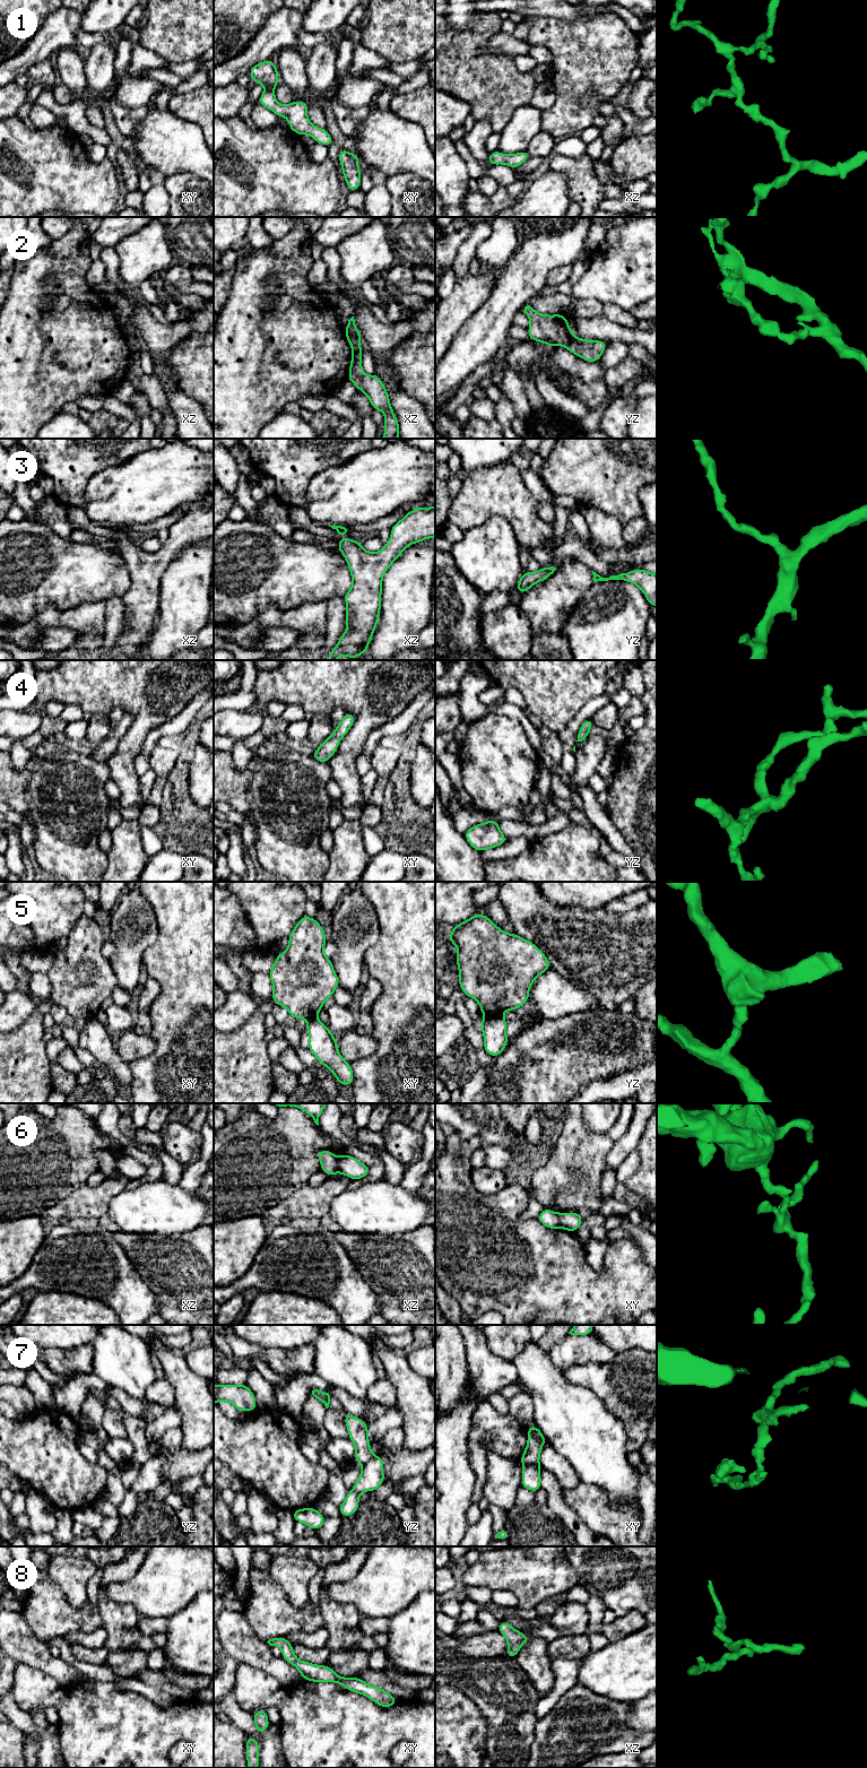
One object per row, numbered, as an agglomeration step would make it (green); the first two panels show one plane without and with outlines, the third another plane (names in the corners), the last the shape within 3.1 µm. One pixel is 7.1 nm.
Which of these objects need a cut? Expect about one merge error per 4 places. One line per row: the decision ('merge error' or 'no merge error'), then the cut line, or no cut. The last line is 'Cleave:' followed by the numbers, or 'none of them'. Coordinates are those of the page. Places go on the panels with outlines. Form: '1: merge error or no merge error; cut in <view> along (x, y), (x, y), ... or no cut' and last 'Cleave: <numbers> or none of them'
1: no merge error; no cut
2: merge error; cut in yz along (573, 336), (566, 346)
3: no merge error; no cut
4: no merge error; no cut
5: merge error; cut in yz along (501, 1015), (488, 1017)
6: merge error; cut in xz along (339, 1158), (337, 1171)
7: merge error; cut in xy along (522, 1462), (538, 1463)
8: no merge error; no cut
Cleave: 2, 5, 6, 7

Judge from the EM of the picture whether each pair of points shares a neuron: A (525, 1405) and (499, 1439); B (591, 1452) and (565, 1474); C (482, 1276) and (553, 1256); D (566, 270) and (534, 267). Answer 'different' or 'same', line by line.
A: different
B: different
C: same
D: different

